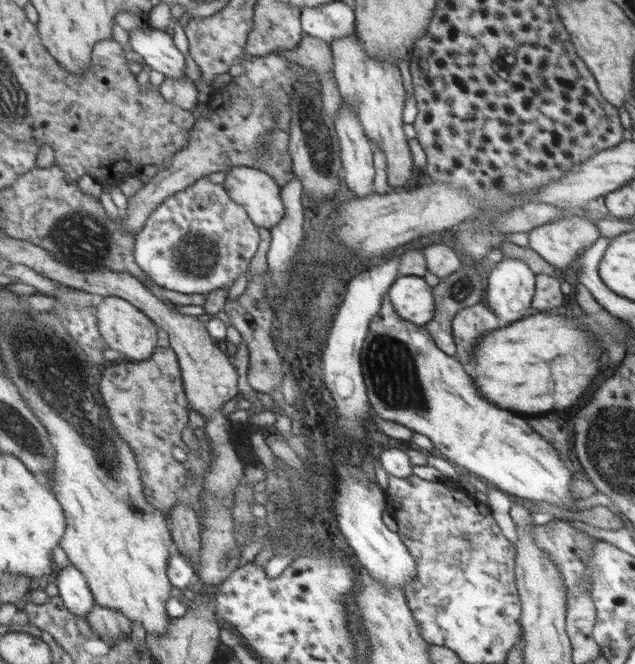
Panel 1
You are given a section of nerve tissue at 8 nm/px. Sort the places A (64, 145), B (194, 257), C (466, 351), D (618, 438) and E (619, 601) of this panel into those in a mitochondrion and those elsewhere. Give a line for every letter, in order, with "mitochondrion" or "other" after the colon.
A: other
B: mitochondrion
C: other
D: mitochondrion
E: other

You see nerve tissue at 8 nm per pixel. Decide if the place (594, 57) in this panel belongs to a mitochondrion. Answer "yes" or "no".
no

